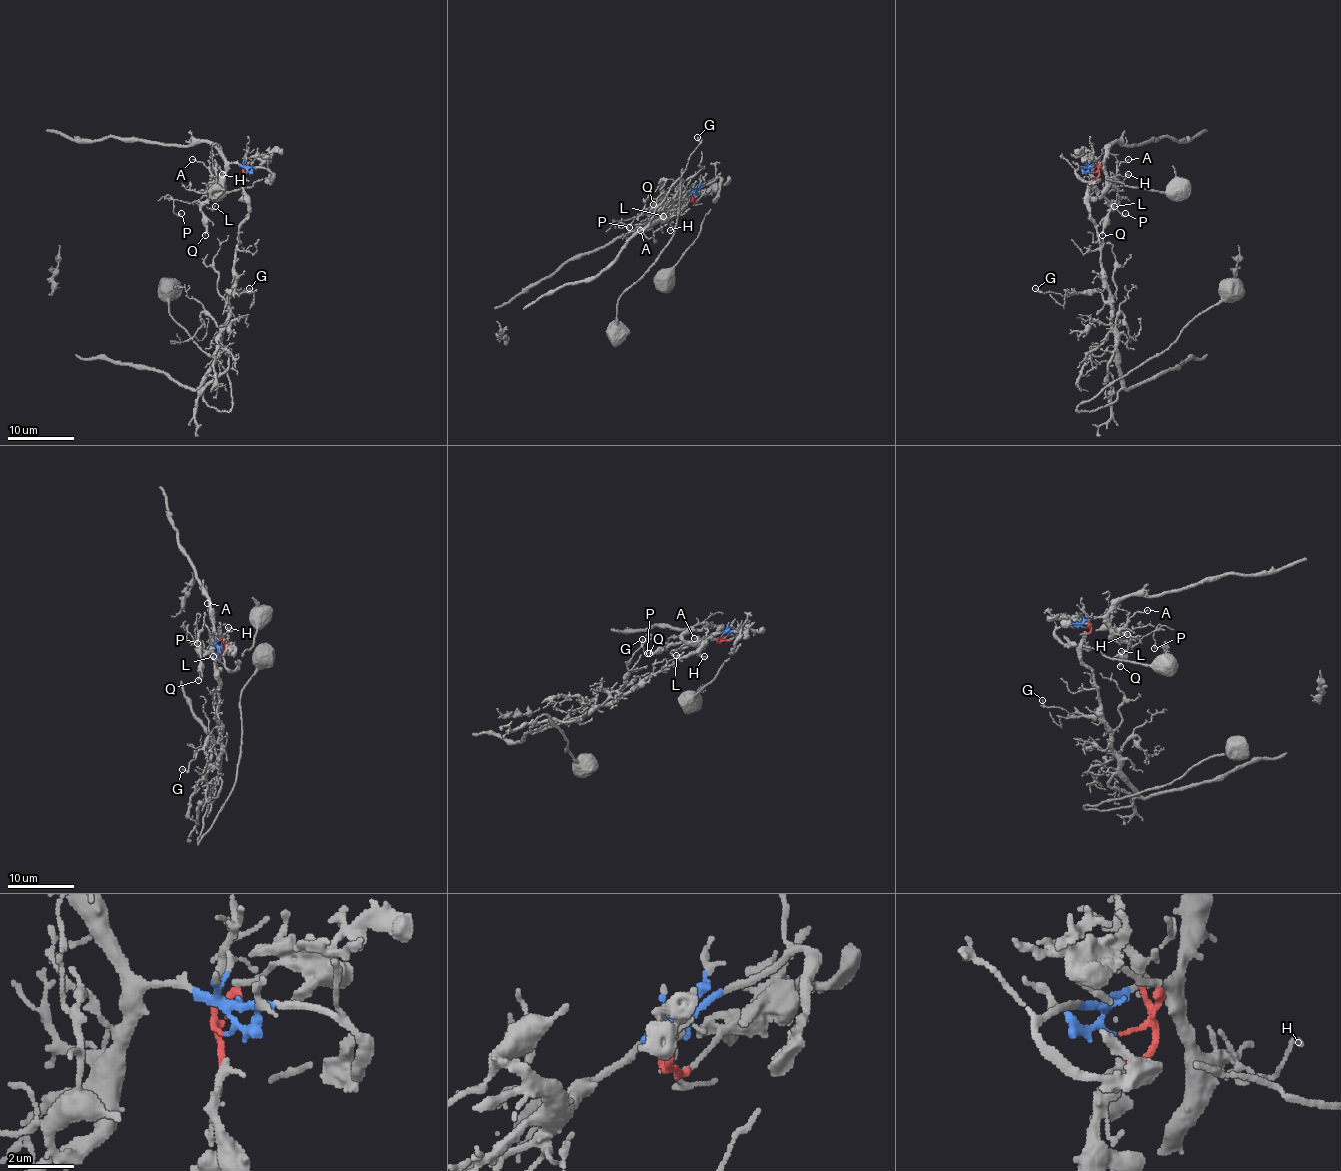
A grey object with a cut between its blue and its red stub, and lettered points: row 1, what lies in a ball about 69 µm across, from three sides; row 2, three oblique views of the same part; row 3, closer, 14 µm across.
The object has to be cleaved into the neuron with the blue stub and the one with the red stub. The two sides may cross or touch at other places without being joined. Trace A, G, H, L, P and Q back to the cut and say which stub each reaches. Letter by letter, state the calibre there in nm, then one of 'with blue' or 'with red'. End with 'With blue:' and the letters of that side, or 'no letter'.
A: 90 nm thick; with blue
G: 70 nm thick; with red
H: 100 nm thick; with blue
L: 120 nm thick; with blue
P: 90 nm thick; with blue
Q: 180 nm thick; with blue
With blue: A, H, L, P, Q

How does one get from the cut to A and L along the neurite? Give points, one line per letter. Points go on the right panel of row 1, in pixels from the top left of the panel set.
A: (1091, 172), (1088, 171), (1100, 162), (1101, 169), (1113, 177), (1120, 162), (1128, 159)
L: (1091, 172), (1088, 171), (1096, 162), (1103, 166), (1105, 177), (1116, 191), (1113, 206)

